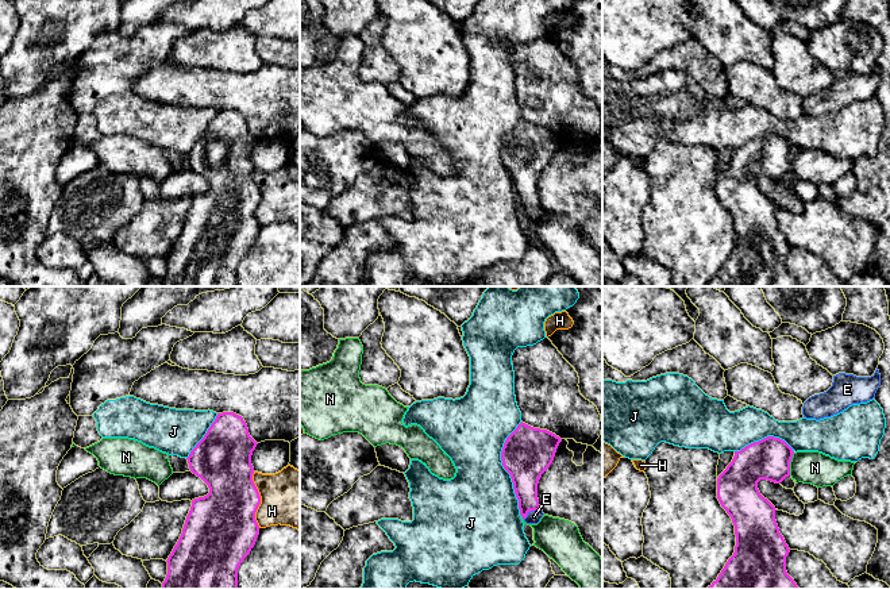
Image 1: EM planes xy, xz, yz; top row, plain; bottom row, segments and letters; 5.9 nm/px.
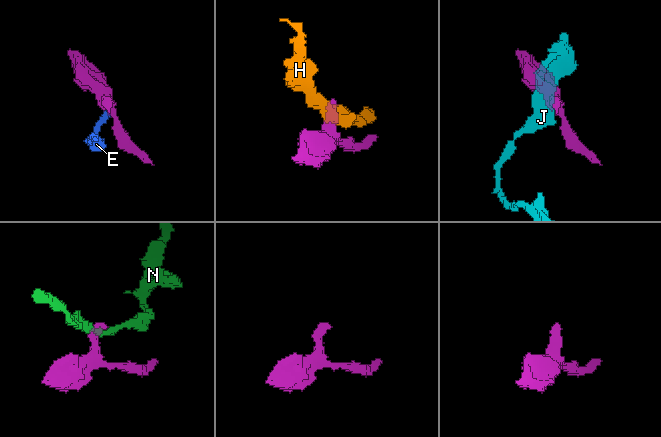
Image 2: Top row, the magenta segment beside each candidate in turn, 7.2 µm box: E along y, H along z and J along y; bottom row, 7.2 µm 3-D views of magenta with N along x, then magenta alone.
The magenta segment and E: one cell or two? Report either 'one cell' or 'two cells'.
one cell

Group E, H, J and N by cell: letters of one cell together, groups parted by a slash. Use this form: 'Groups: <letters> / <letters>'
Groups: E / H / J / N

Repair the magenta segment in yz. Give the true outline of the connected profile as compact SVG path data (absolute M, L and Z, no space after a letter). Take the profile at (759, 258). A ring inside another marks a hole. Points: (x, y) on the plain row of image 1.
M767 134L735 149L732 159L717 176L717 196L735 223L736 243L717 277L706 286L800 286L786 269L790 250L775 217L775 204L764 196L758 180L781 181L790 173L793 146L782 136Z

